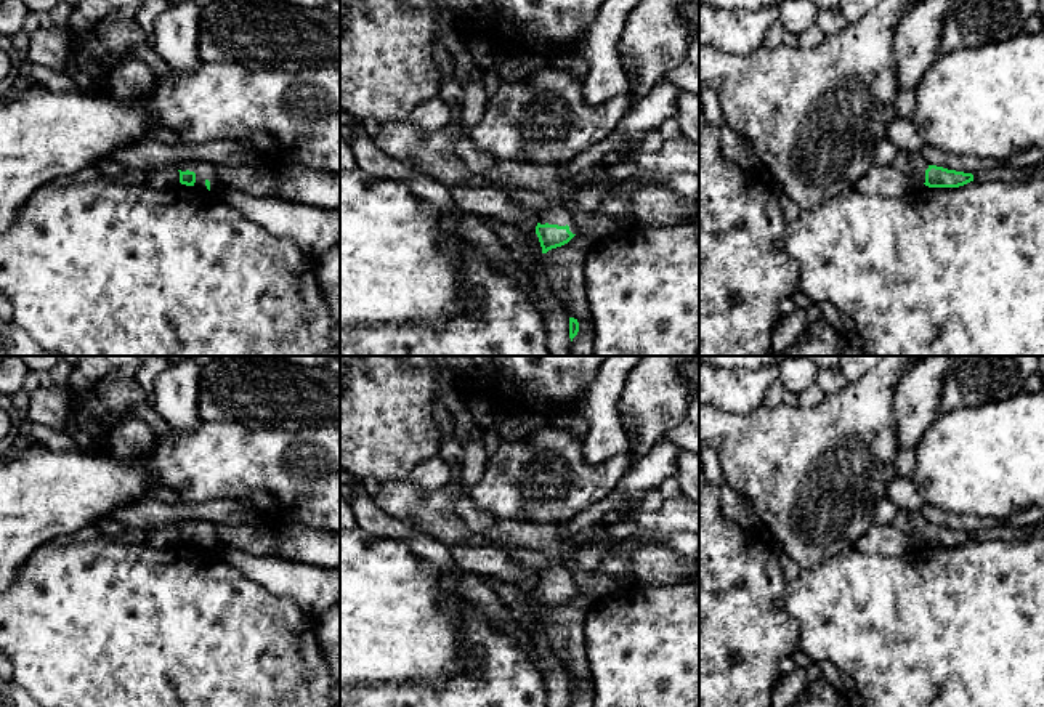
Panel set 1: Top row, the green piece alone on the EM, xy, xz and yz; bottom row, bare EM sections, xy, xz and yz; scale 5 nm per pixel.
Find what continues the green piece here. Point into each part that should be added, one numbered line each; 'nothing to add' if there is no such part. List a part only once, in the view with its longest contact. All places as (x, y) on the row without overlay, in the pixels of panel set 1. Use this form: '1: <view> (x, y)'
1: xz (558, 574)

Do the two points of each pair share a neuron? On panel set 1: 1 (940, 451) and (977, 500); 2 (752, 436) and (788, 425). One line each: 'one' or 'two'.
1: one
2: one

